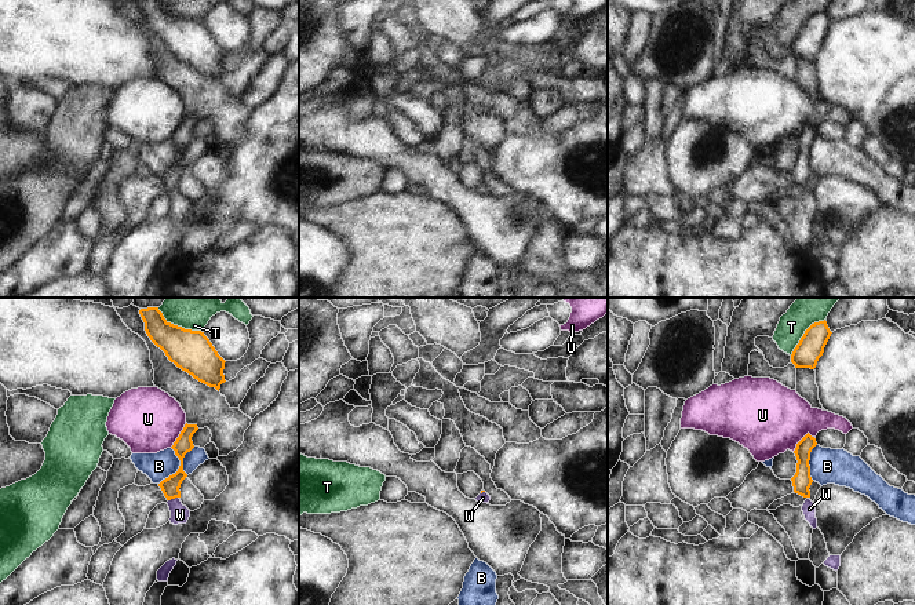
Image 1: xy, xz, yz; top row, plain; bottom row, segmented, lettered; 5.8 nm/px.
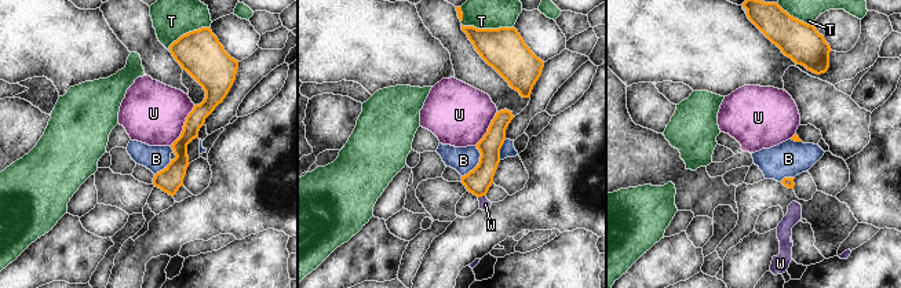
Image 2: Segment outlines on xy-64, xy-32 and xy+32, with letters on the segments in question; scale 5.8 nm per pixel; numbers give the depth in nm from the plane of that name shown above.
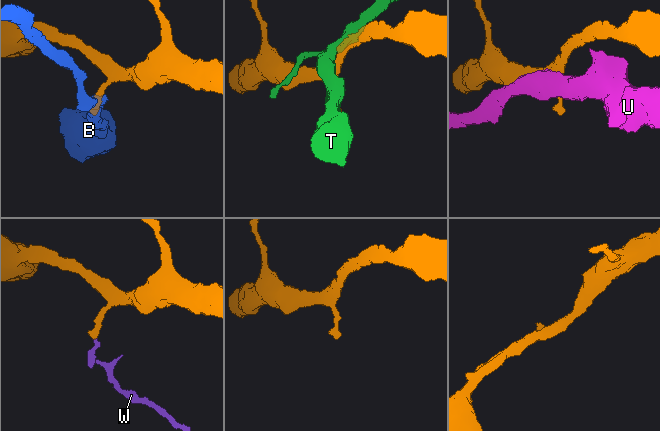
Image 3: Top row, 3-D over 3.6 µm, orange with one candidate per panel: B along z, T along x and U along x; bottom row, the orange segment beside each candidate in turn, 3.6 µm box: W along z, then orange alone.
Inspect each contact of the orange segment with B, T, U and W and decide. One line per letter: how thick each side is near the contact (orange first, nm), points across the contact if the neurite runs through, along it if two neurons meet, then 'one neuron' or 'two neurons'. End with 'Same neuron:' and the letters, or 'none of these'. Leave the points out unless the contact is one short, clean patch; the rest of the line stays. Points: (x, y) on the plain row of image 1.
B: 110 nm thick on the orange side, 160 nm on the other; border along xy (194, 138), (185, 146), (179, 159), (159, 175); two neurons
T: 240 nm thick on the orange side, 130 nm on the other; border along xy (157, 0), (168, 13), (200, 22); two neurons
U: 110 nm thick on the orange side, 420 nm on the other; border along yz (815, 128), (808, 124), (793, 142); two neurons
W: 110 nm thick on the orange side, 110 nm on the other; runs through xy (170, 178), (172, 189), (179, 206); one neuron
Same neuron: W

